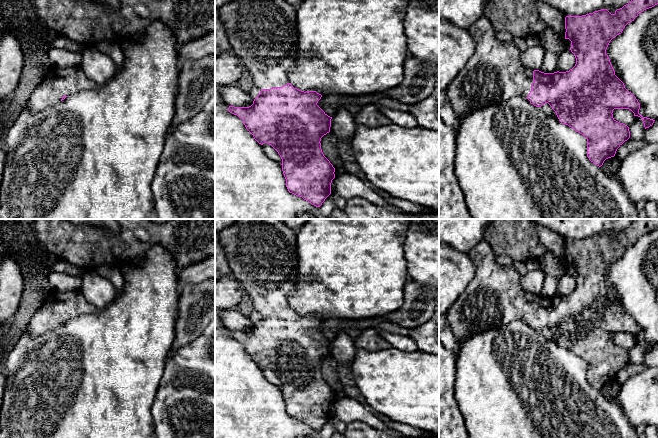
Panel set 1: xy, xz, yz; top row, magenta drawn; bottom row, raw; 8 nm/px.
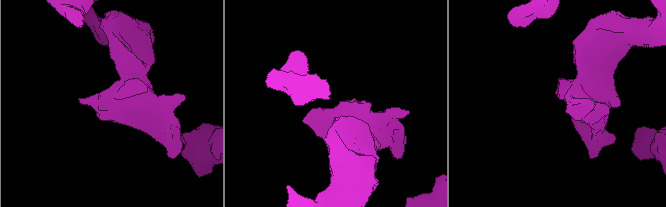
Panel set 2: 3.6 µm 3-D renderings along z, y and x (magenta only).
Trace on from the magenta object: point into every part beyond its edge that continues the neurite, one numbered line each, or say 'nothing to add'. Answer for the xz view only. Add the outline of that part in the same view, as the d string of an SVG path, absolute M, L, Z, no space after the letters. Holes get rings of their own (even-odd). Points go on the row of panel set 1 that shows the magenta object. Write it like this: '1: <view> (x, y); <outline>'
1: xz (263, 34); M231 0L217 10L232 52L250 72L259 91L290 83L288 71L295 66L298 48L296 9L286 0Z

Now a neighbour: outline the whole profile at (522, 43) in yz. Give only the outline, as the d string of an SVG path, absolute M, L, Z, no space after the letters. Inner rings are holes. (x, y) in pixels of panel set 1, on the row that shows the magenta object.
M528 36L525 38L518 38L515 42L515 45L519 48L519 50L526 50L529 47L541 45L542 40L541 37L536 36Z

